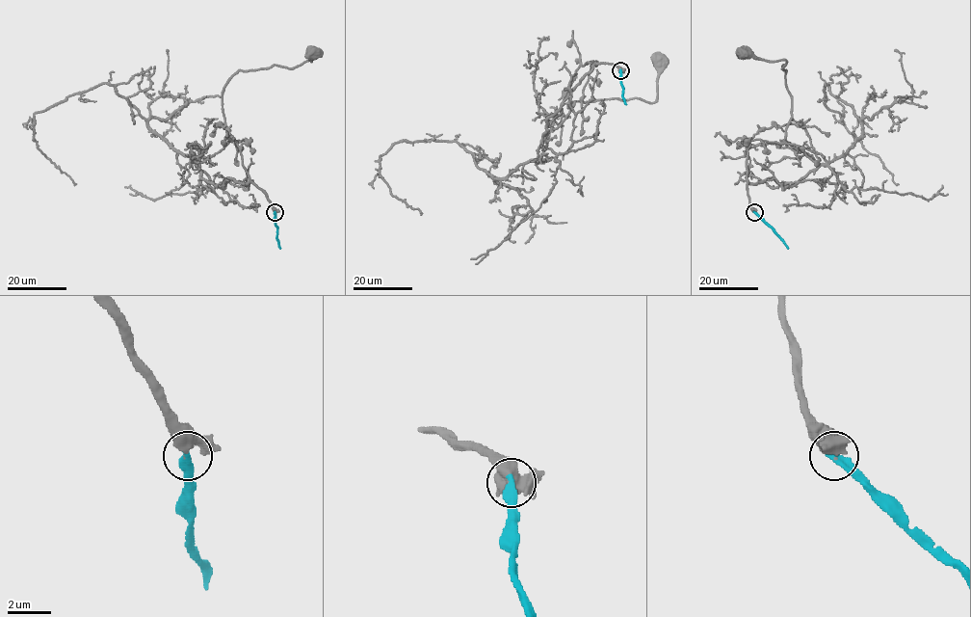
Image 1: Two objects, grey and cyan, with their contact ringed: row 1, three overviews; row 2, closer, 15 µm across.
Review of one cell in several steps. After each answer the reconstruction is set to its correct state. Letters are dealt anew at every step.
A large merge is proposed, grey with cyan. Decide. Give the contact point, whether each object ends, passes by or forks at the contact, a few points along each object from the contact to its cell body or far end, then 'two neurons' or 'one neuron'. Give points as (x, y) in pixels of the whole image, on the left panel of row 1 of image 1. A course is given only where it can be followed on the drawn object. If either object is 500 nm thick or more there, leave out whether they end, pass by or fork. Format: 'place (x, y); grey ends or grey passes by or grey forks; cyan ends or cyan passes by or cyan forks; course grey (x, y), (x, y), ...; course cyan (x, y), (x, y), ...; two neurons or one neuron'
place (275, 212); grey forks; cyan ends; course grey (275, 212), (249, 182), (214, 185), (197, 165), (228, 142), (222, 92), (239, 70), (294, 67), (312, 52); course cyan (275, 212), (280, 249); one neuron

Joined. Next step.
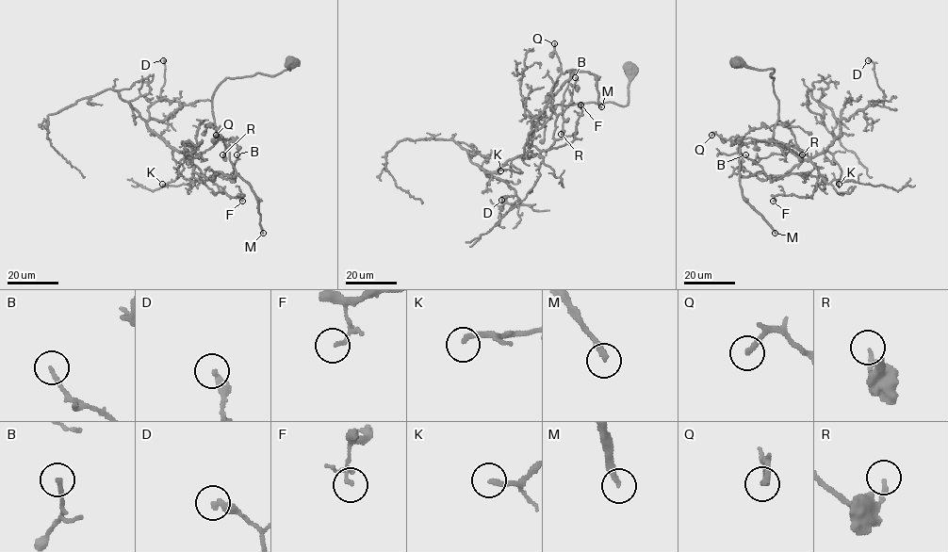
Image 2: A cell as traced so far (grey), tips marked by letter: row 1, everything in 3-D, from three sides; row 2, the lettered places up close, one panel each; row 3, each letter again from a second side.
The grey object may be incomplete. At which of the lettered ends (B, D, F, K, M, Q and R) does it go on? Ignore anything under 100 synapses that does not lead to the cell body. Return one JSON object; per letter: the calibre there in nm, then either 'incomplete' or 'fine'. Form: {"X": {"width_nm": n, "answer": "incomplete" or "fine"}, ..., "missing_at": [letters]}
{"B": {"width_nm": 160, "answer": "fine"}, "D": {"width_nm": 300, "answer": "fine"}, "F": {"width_nm": 110, "answer": "fine"}, "K": {"width_nm": 220, "answer": "fine"}, "M": {"width_nm": 240, "answer": "incomplete"}, "Q": {"width_nm": 240, "answer": "fine"}, "R": {"width_nm": 170, "answer": "fine"}, "missing_at": ["M"]}

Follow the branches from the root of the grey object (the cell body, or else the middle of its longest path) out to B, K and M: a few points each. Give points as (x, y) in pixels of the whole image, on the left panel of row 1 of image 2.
B: (290, 62), (273, 75), (226, 78), (214, 92), (218, 139), (190, 161), (208, 178), (233, 181), (236, 154)
K: (290, 62), (273, 75), (226, 78), (212, 100), (218, 139), (191, 159), (174, 149), (183, 170), (162, 184)
M: (290, 62), (273, 75), (226, 78), (212, 100), (218, 139), (190, 160), (205, 178), (247, 183), (263, 233)

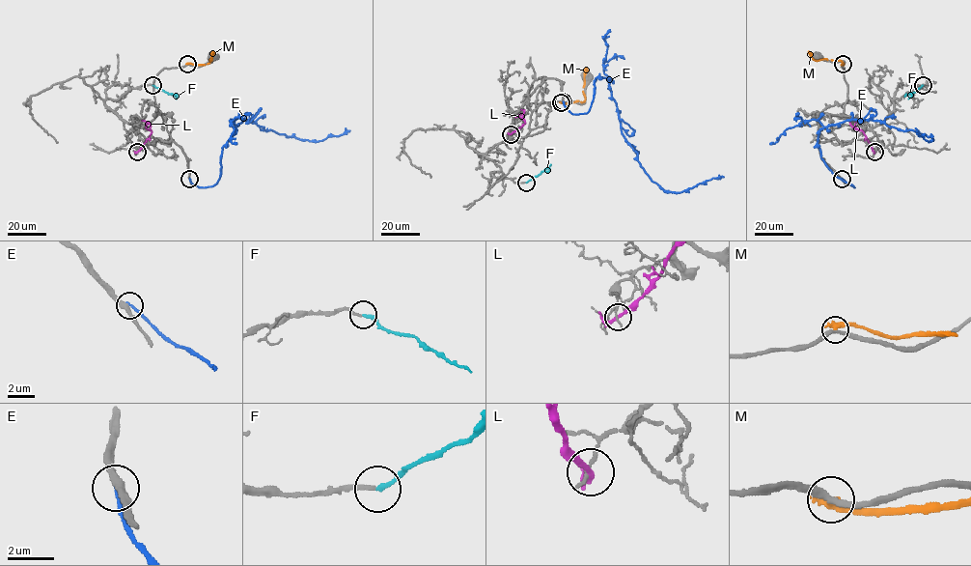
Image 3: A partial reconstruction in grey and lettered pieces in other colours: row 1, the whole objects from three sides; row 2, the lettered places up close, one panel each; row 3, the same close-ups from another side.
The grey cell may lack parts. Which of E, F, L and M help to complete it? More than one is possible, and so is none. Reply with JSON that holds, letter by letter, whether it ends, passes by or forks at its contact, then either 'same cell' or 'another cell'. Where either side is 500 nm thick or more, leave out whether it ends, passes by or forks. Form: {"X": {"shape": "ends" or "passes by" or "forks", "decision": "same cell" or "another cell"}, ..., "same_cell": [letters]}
{"E": {"shape": "ends", "decision": "another cell"}, "F": {"shape": "ends", "decision": "same cell"}, "L": {"shape": "forks", "decision": "another cell"}, "M": {"shape": "ends", "decision": "another cell"}, "same_cell": ["F"]}

